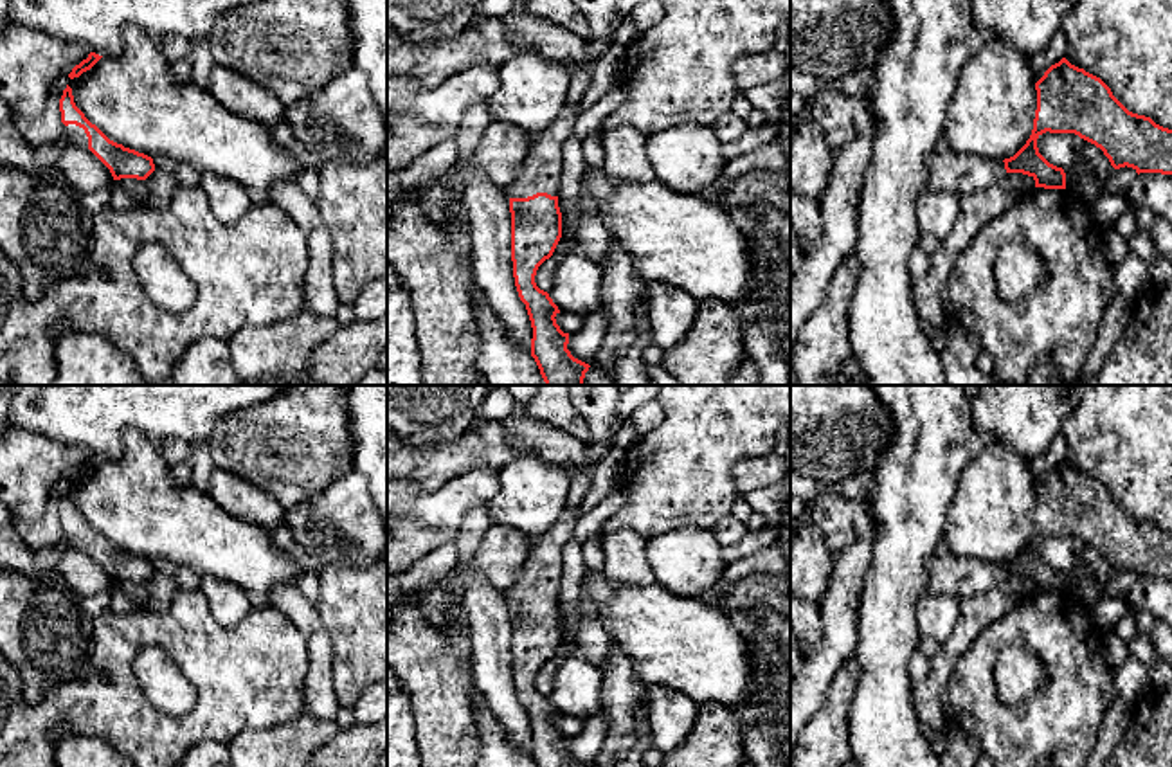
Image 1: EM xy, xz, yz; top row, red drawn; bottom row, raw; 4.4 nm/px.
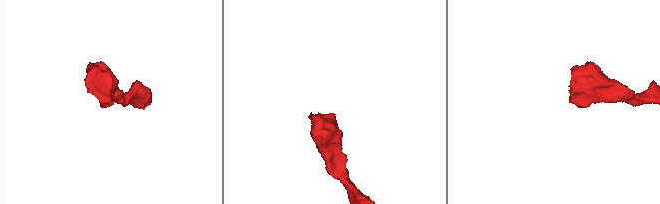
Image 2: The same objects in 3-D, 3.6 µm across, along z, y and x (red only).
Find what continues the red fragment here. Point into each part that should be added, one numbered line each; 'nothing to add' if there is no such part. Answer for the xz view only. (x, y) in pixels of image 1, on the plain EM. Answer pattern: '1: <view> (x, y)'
1: xz (540, 575)

